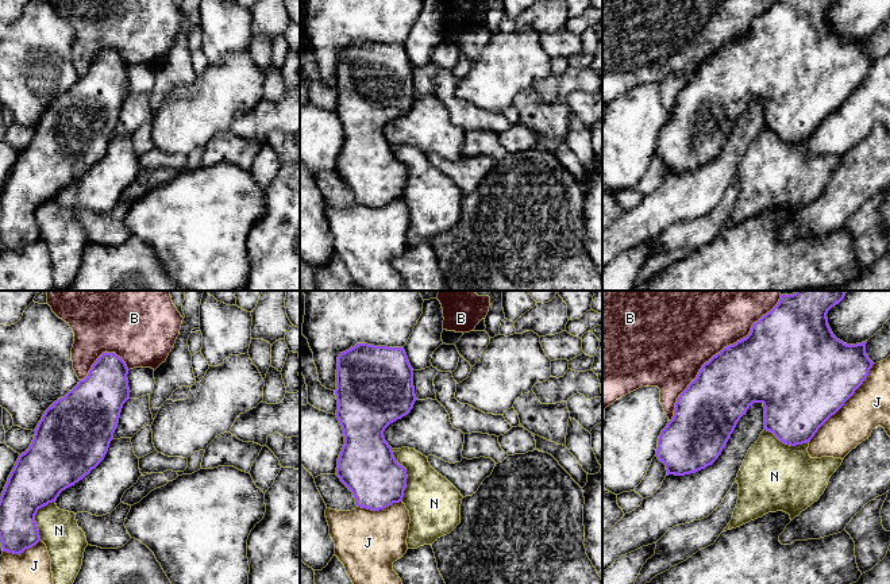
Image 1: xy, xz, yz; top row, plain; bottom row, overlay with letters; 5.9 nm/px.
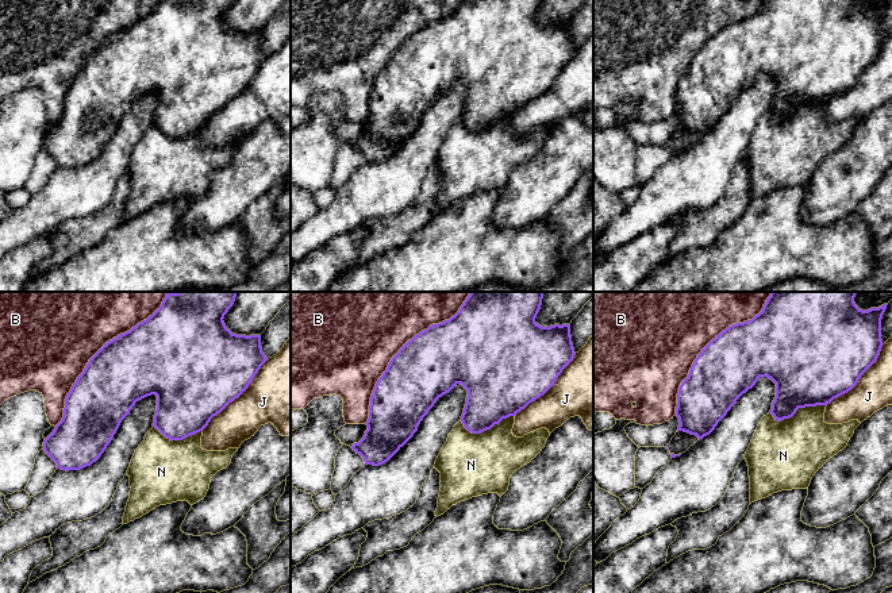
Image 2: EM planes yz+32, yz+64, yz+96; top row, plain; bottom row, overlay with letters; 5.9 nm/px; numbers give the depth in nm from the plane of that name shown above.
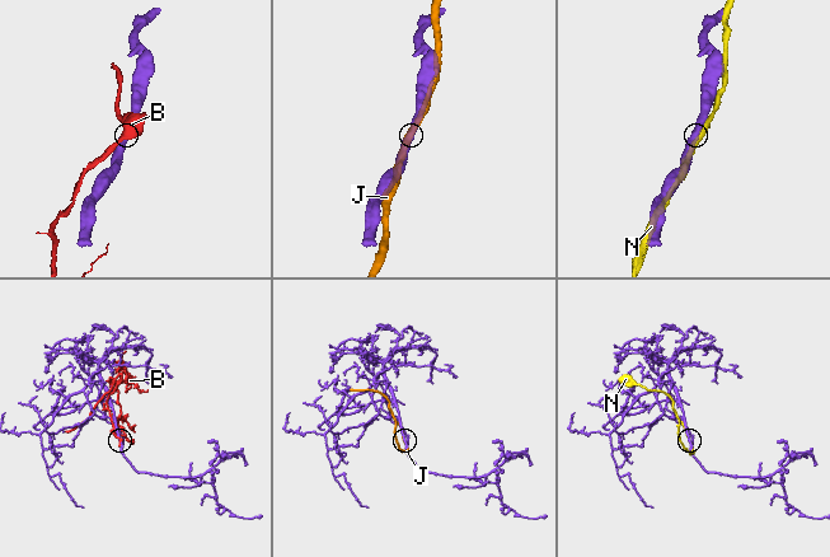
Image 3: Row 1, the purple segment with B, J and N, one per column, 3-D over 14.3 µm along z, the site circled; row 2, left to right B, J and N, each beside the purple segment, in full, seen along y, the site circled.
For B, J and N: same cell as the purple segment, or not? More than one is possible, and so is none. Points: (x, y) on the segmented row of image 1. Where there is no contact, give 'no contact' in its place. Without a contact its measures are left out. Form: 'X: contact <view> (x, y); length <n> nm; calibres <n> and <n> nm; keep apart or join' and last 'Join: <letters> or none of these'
B: contact yz (717, 353); length 1000 nm; calibres 400 and 500 nm; keep apart
J: contact yz (844, 402); length 600 nm; calibres 500 and 240 nm; keep apart
N: contact xz (405, 475); length 320 nm; calibres 340 and 320 nm; keep apart
Join: none of these

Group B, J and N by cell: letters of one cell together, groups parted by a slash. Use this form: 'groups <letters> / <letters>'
groups B / J / N

